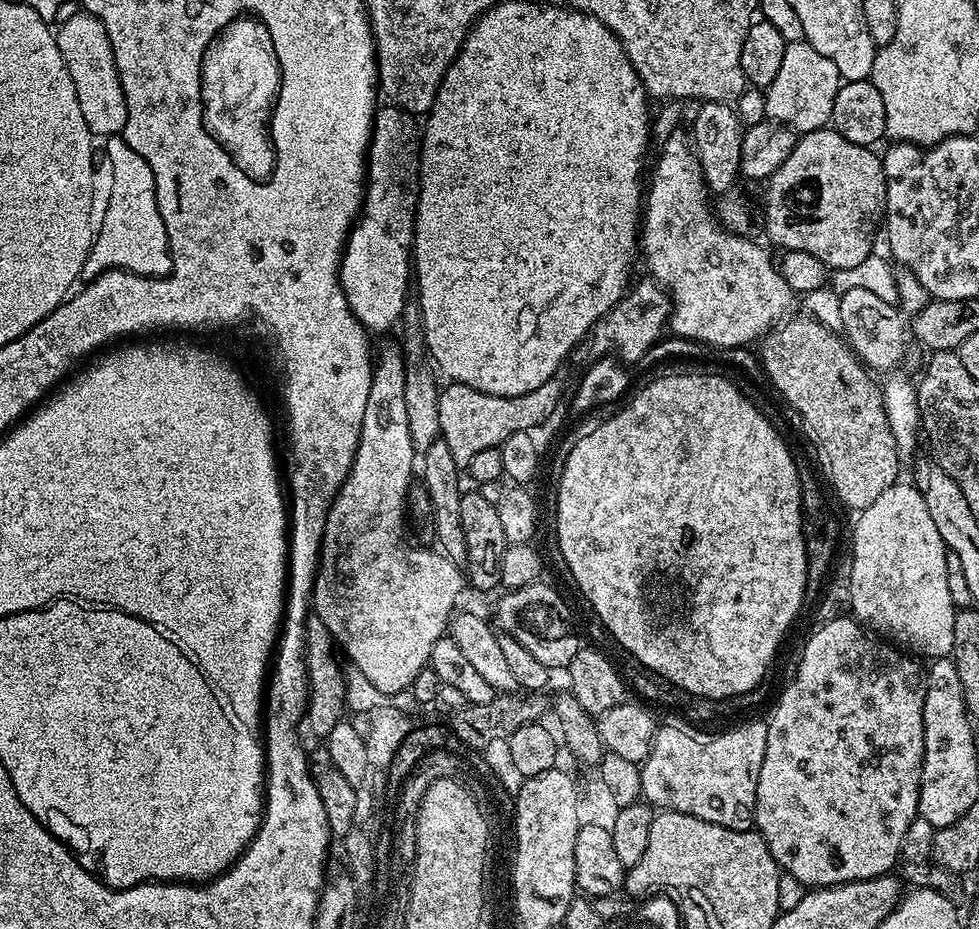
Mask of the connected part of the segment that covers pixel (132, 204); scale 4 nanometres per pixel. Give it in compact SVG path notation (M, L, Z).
M123 135L109 136L103 144L108 168L112 171L112 185L108 188L104 217L101 220L99 217L92 249L80 271L80 280L93 280L111 268L121 268L139 276L167 276L172 271L172 255L166 226L154 198L152 167L138 150L127 144Z

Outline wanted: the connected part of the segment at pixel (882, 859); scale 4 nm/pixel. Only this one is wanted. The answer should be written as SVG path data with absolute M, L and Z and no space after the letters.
M841 618L826 620L820 629L804 644L804 653L800 656L800 665L796 668L796 677L784 688L780 701L772 708L772 717L767 717L766 758L762 758L762 770L758 774L756 791L755 831L766 842L776 864L785 873L788 872L808 890L832 888L836 884L849 884L855 880L874 880L878 876L887 876L893 871L896 860L901 859L902 838L910 830L910 822L920 811L920 779L924 765L924 739L922 738L922 702L924 701L925 669L920 668L916 660L903 656L899 647L888 642L876 644L873 633L861 627L855 619Z

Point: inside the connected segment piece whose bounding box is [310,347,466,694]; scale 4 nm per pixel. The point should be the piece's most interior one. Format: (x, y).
(385, 602)

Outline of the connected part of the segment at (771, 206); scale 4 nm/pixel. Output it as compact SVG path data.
M825 126L813 132L803 133L797 139L794 150L790 150L790 158L786 158L786 162L782 162L782 166L778 166L778 170L774 175L769 176L766 181L766 187L768 189L764 192L764 204L762 200L762 215L764 217L764 232L766 236L769 236L780 247L780 250L802 250L806 254L814 254L814 258L818 258L829 270L854 267L867 256L873 255L872 235L878 232L884 219L886 178L884 177L883 159L877 153L875 156L872 152L875 151L871 147L855 144L846 138L842 138L842 134L838 134L836 129L831 126Z

